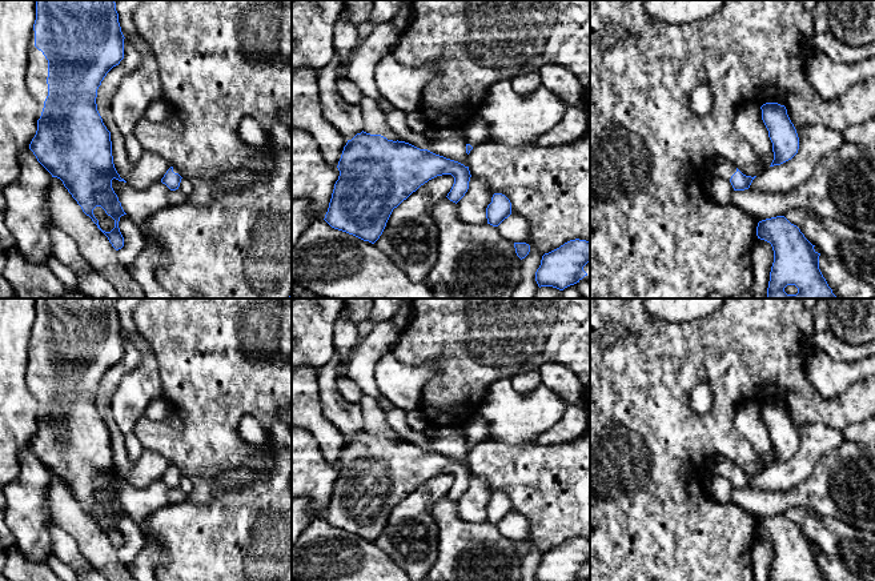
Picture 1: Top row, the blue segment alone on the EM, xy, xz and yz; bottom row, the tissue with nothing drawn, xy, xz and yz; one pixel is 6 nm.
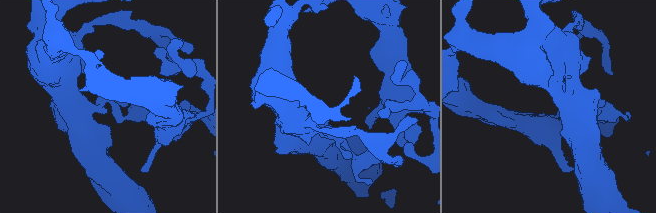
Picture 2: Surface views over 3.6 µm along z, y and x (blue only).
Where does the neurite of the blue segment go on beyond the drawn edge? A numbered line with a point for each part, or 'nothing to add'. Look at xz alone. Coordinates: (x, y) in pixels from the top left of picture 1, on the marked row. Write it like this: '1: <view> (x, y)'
1: xz (477, 132)

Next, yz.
1: yz (721, 167)

